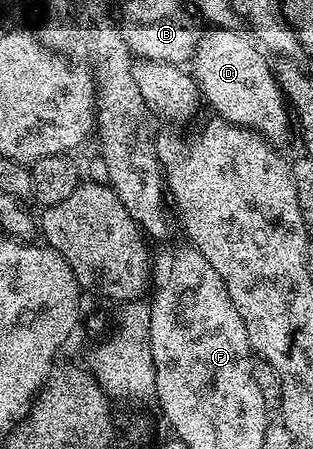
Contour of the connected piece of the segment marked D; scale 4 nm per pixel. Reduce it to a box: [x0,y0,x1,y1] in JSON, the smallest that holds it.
[192,28,292,140]

